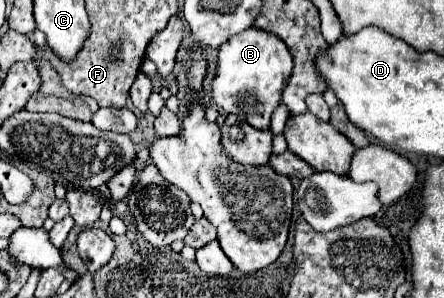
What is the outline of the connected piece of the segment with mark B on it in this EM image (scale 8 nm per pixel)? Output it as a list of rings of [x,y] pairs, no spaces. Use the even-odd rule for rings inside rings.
[[[250,27],[220,47],[212,97],[224,117],[236,115],[256,129],[270,129],[270,117],[282,101],[282,91],[292,75],[292,67],[292,55],[282,39]]]

